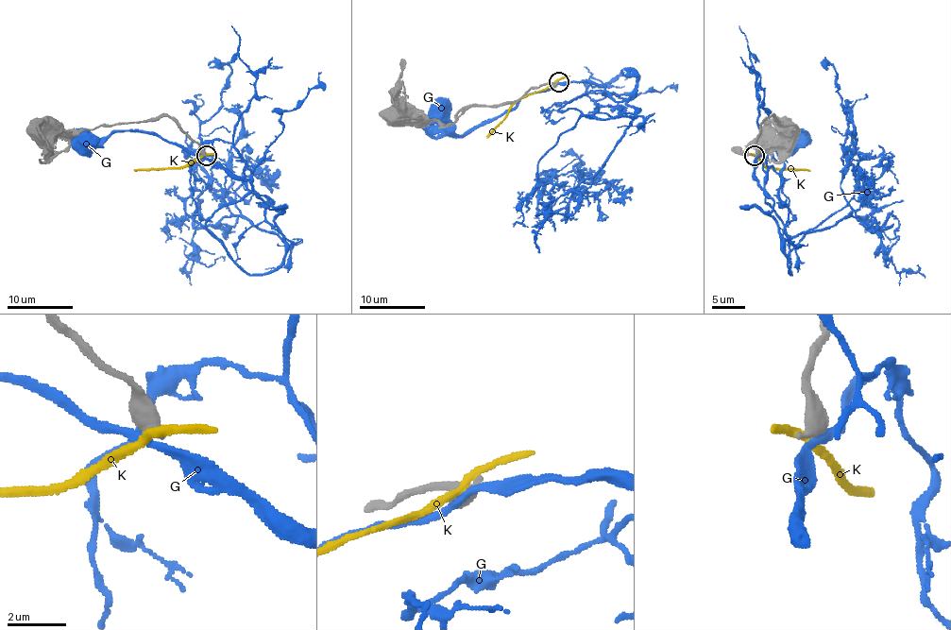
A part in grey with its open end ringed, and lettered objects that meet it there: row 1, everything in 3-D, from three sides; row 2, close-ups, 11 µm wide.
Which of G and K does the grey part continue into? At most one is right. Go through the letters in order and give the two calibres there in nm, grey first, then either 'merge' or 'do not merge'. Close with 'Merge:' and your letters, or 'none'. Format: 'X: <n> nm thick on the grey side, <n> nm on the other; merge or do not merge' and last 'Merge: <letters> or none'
G: 600 nm thick on the grey side, 260 nm on the other; do not merge
K: 550 nm thick on the grey side, 260 nm on the other; do not merge
Merge: none

